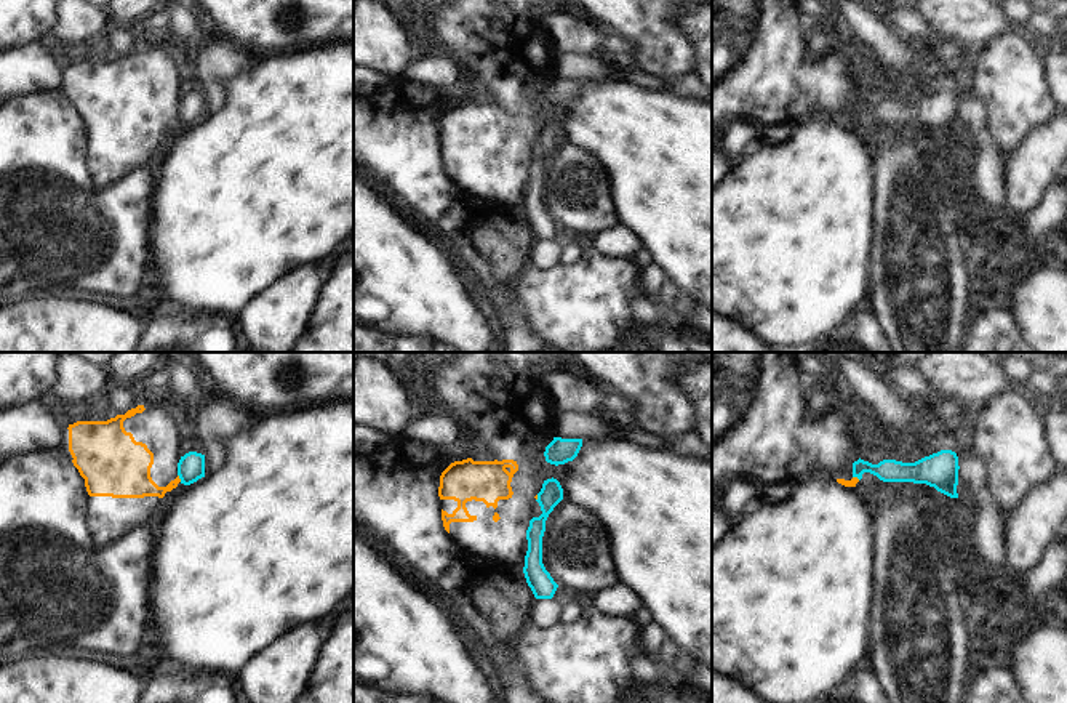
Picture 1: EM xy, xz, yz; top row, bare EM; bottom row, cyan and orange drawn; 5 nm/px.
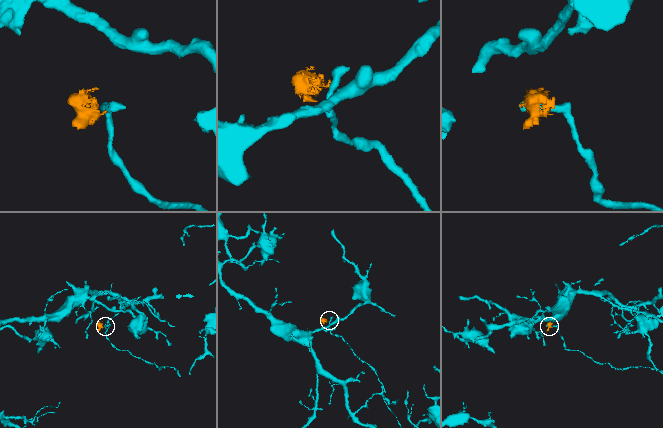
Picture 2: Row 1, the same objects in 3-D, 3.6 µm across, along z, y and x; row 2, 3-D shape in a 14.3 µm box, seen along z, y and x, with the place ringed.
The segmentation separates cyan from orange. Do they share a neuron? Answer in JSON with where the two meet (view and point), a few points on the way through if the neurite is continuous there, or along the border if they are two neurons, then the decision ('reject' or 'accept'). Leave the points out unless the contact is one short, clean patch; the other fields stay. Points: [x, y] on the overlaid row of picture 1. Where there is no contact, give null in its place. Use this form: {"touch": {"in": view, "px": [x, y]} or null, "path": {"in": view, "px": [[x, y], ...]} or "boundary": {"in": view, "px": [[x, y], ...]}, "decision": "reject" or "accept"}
{"touch": {"in": "xy", "px": [179, 478]}, "boundary": {"in": "xy", "px": [[178, 474], [181, 481]]}, "decision": "reject"}

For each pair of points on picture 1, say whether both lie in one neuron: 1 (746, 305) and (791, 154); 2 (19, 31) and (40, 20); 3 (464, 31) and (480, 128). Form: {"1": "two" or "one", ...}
{"1": "one", "2": "one", "3": "one"}

